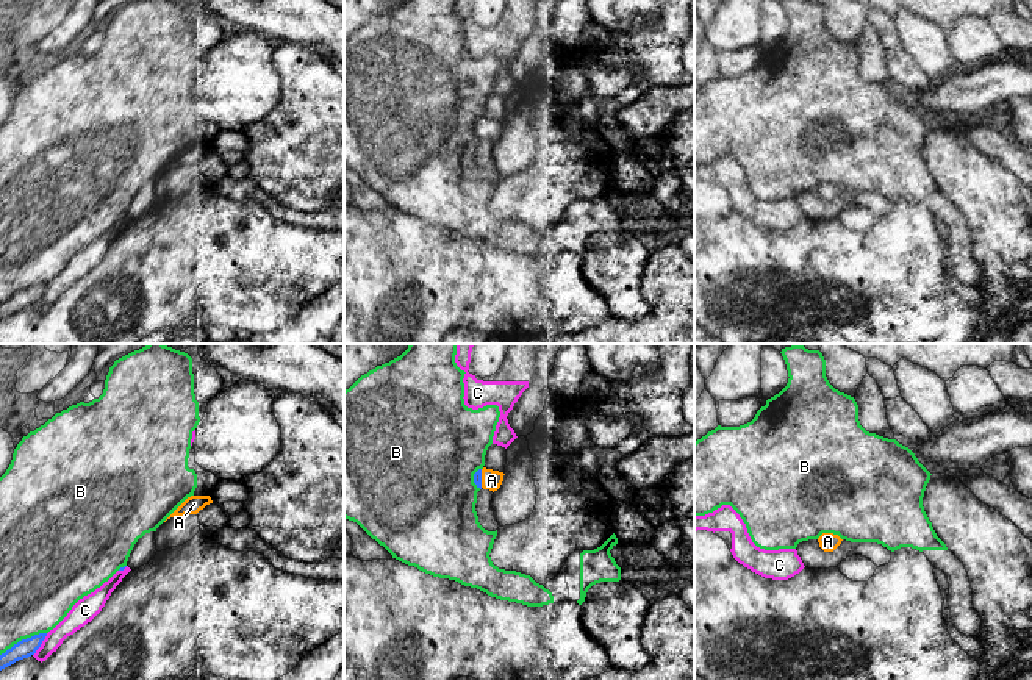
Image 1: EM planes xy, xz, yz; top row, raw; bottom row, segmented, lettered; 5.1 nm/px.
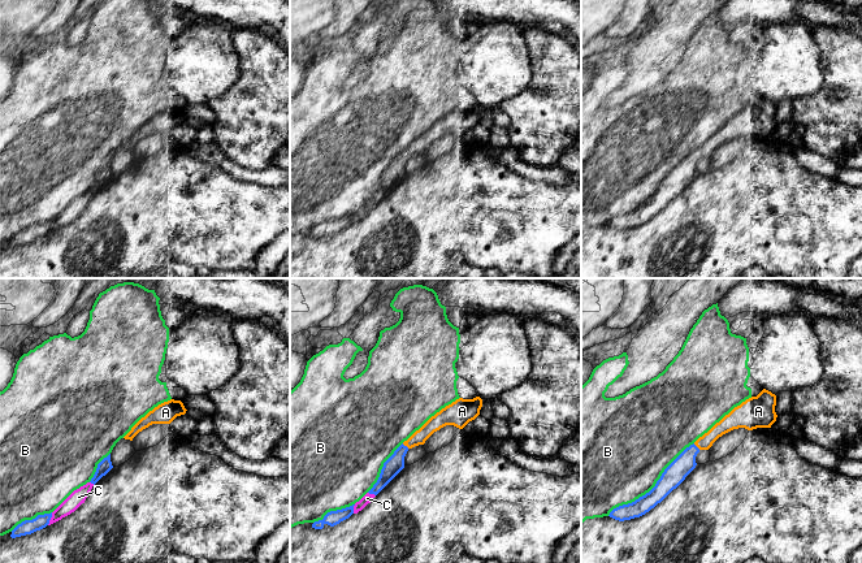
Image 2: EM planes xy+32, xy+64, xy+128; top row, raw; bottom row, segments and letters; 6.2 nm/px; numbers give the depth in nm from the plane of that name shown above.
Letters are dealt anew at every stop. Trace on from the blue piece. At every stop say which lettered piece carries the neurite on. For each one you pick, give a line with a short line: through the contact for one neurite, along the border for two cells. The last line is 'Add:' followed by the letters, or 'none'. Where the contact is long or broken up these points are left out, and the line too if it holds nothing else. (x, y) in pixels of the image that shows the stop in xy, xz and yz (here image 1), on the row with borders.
A: Line: xz (477, 477), (480, 479), (491, 480)
Add: A

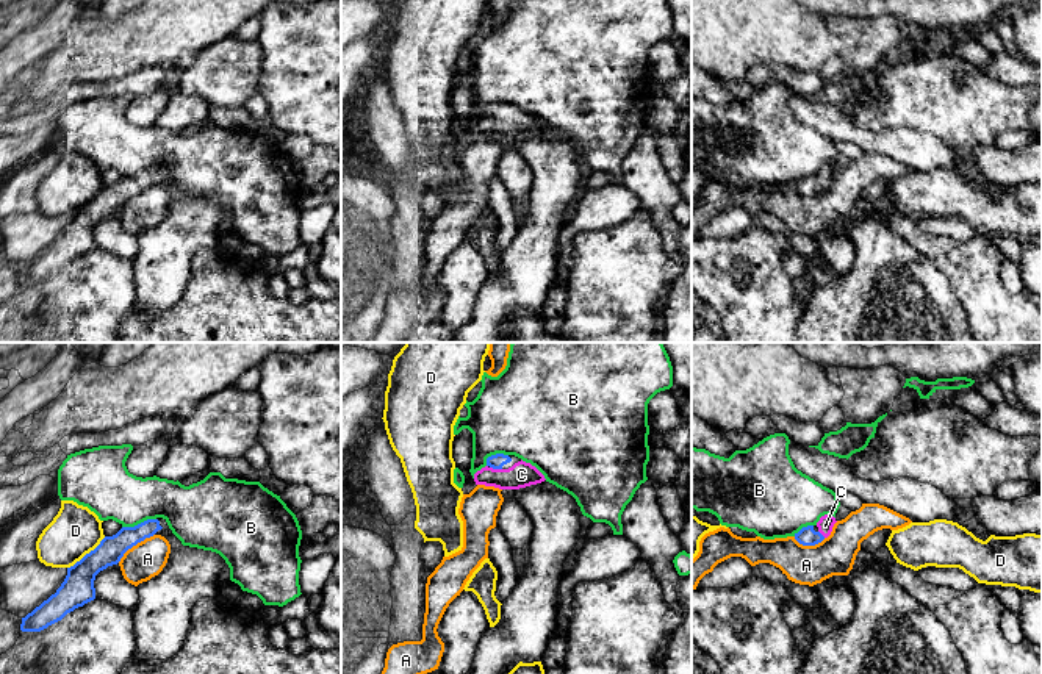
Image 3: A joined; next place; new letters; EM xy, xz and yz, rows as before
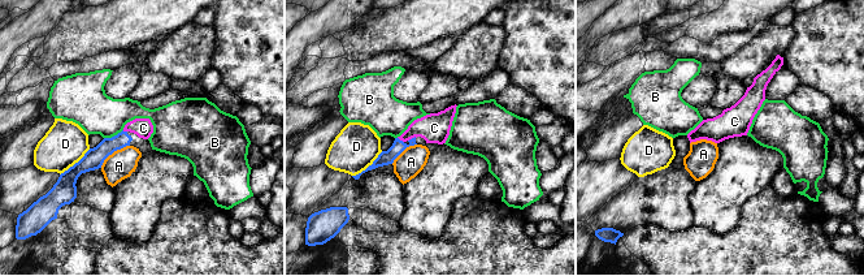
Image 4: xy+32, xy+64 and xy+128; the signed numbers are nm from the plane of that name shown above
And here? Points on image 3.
C: Line: xz (496, 462), (496, 468), (503, 474), (521, 474)
Add: C

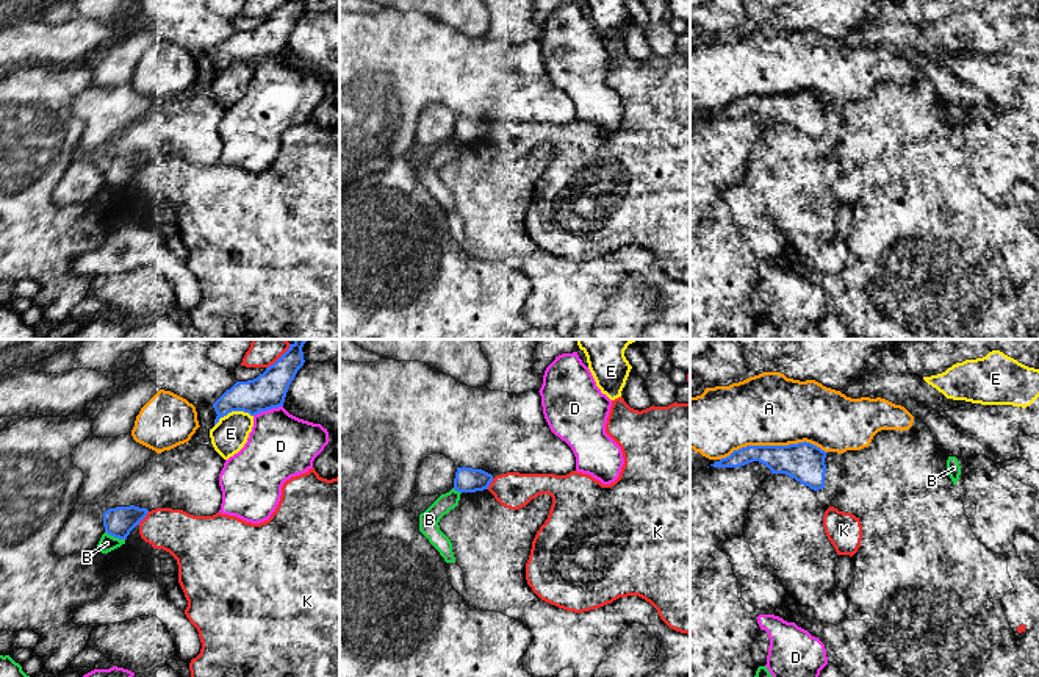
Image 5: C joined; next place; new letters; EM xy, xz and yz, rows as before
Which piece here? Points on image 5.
Add: none

